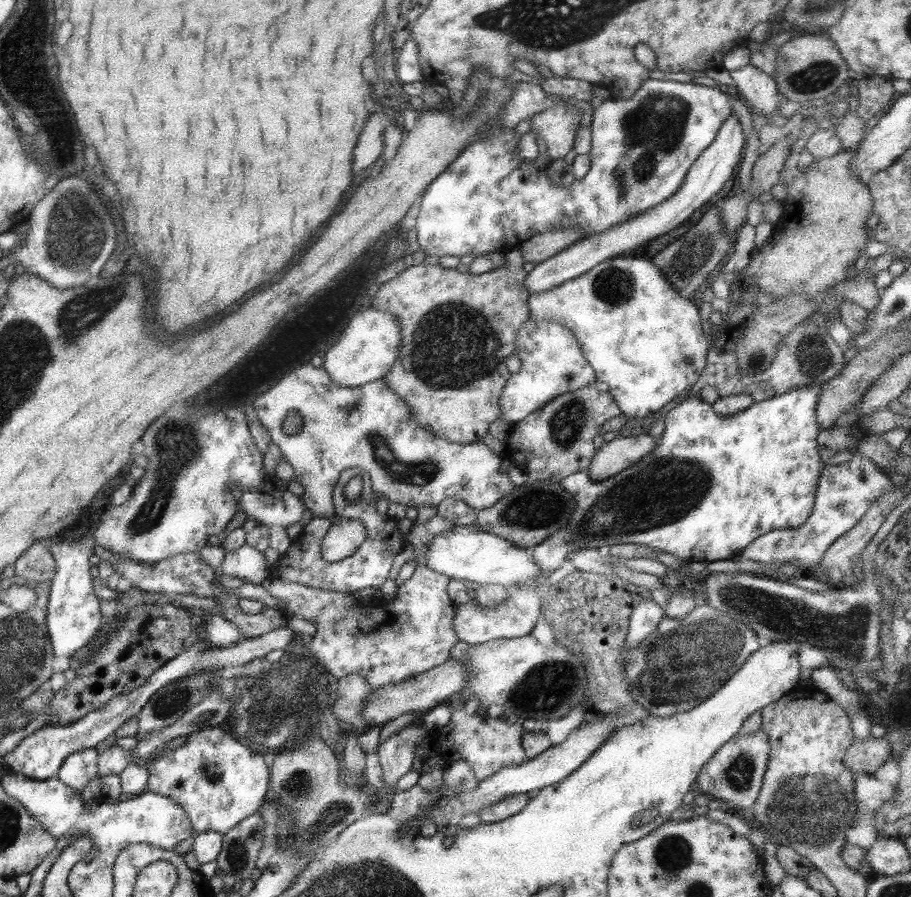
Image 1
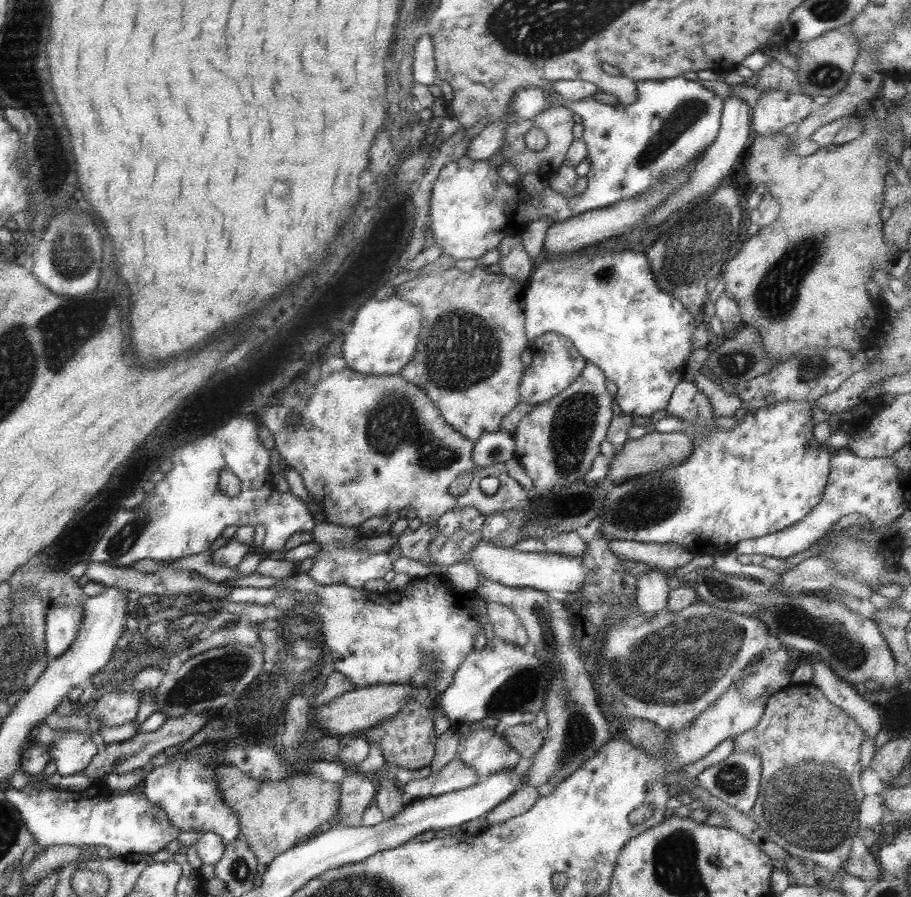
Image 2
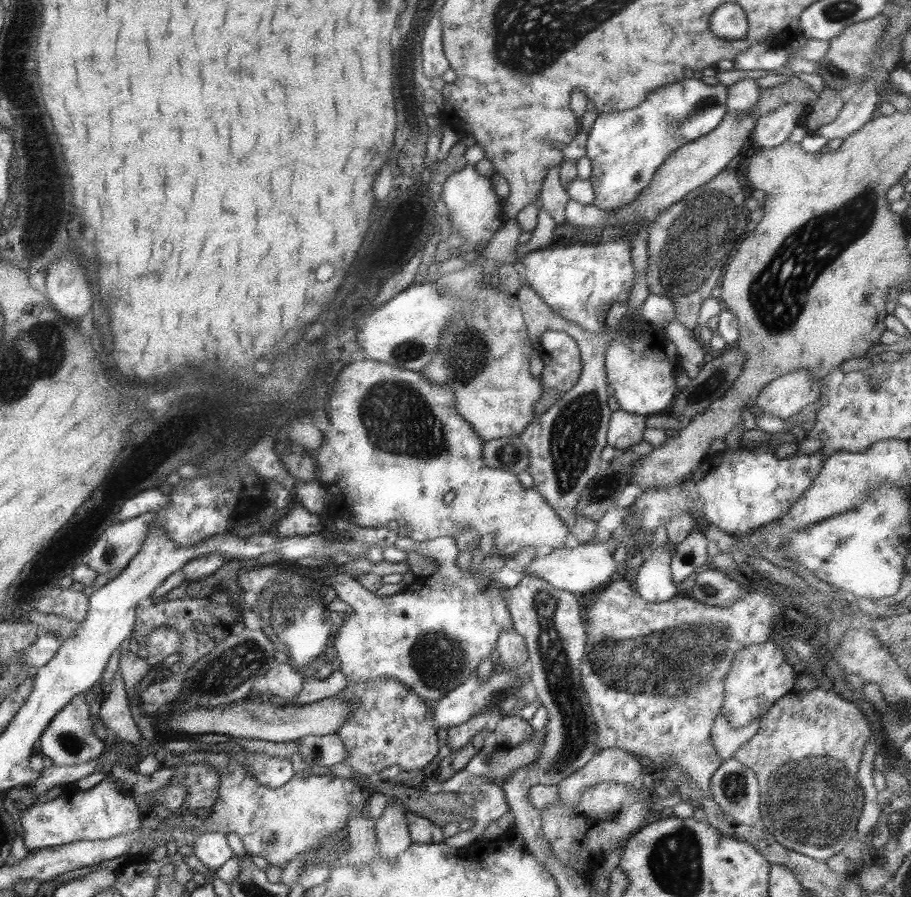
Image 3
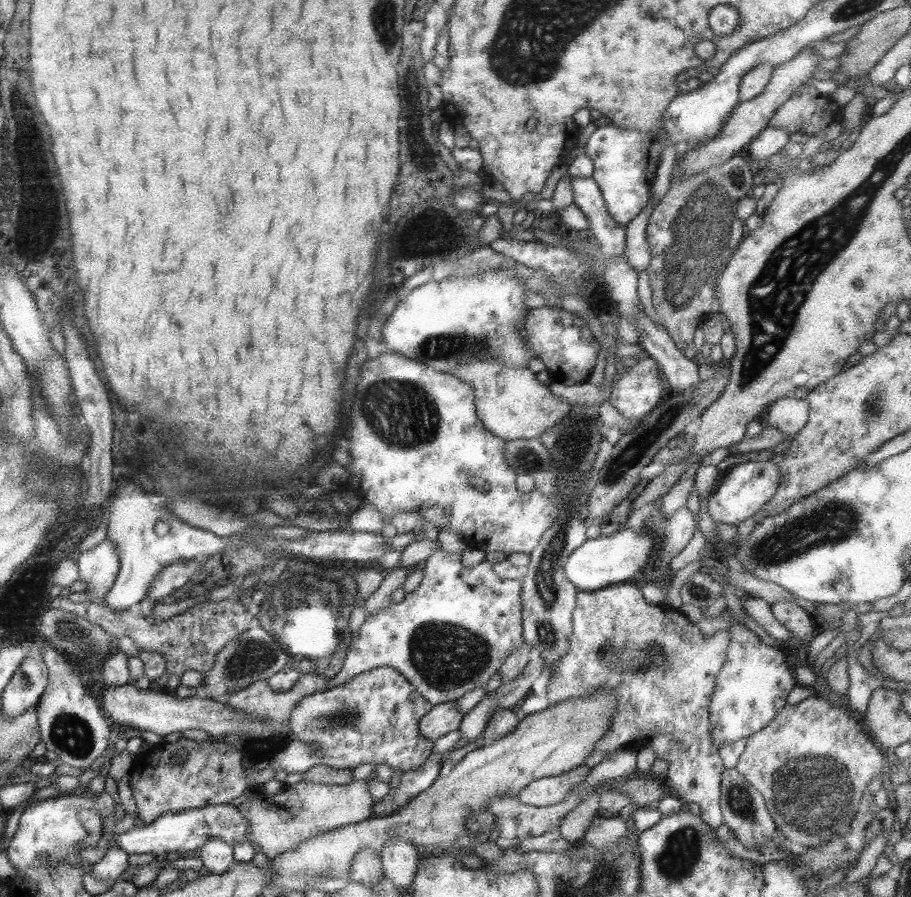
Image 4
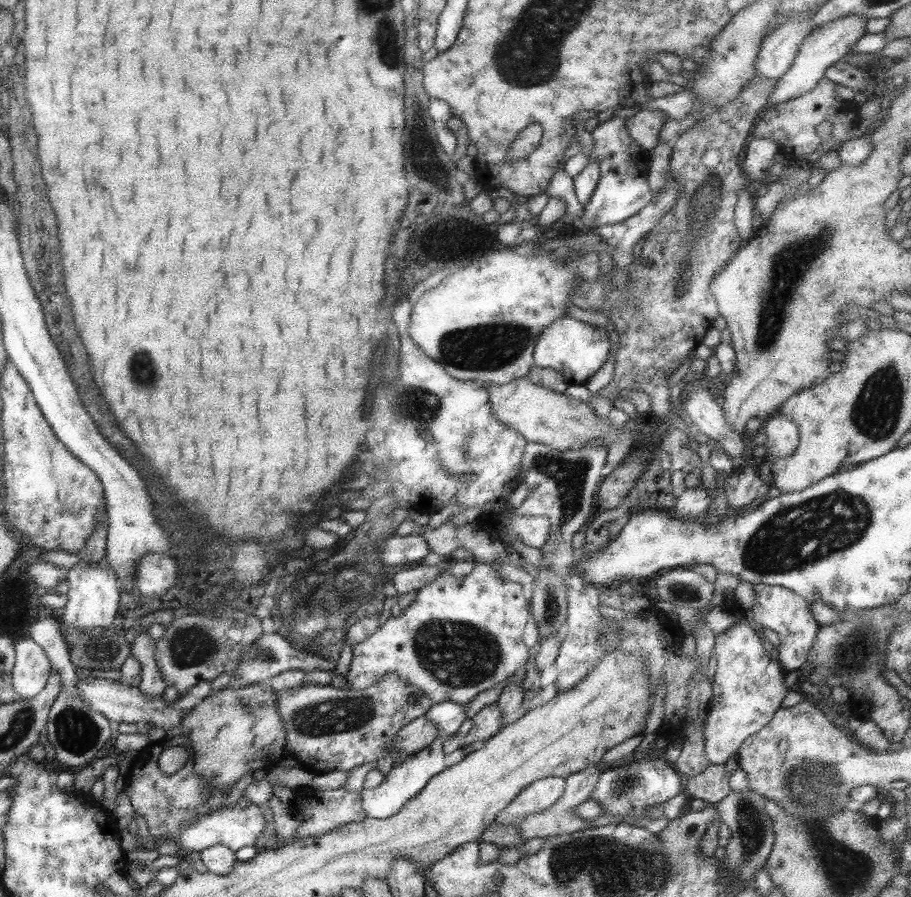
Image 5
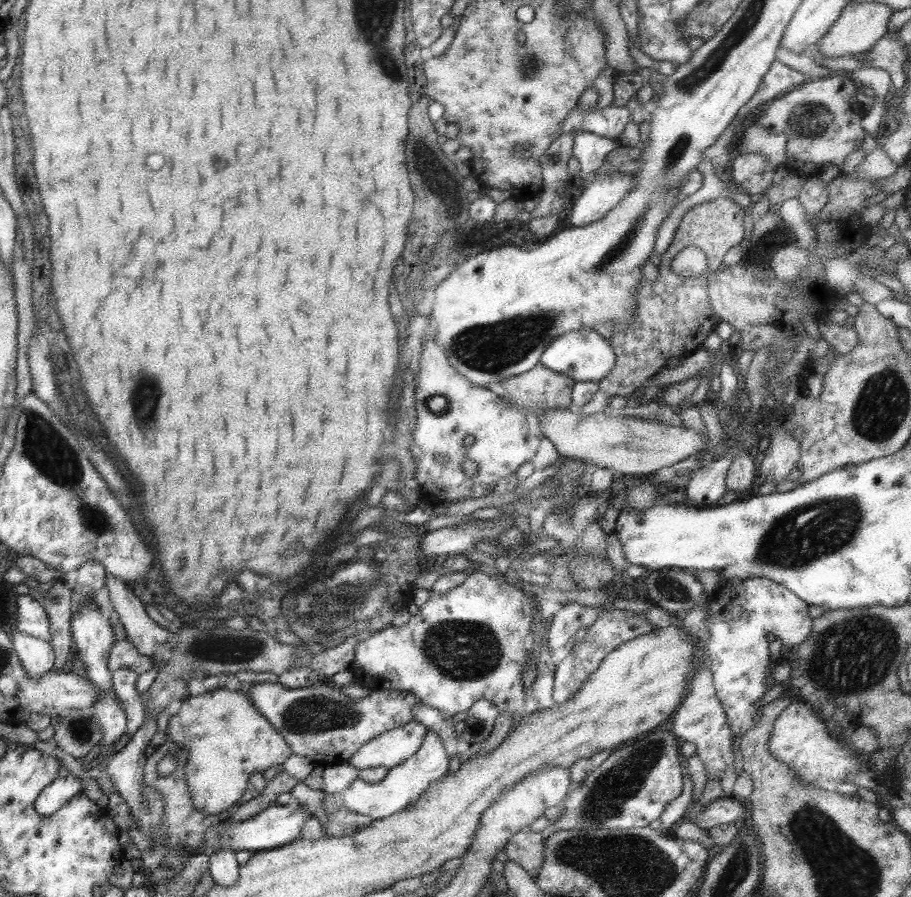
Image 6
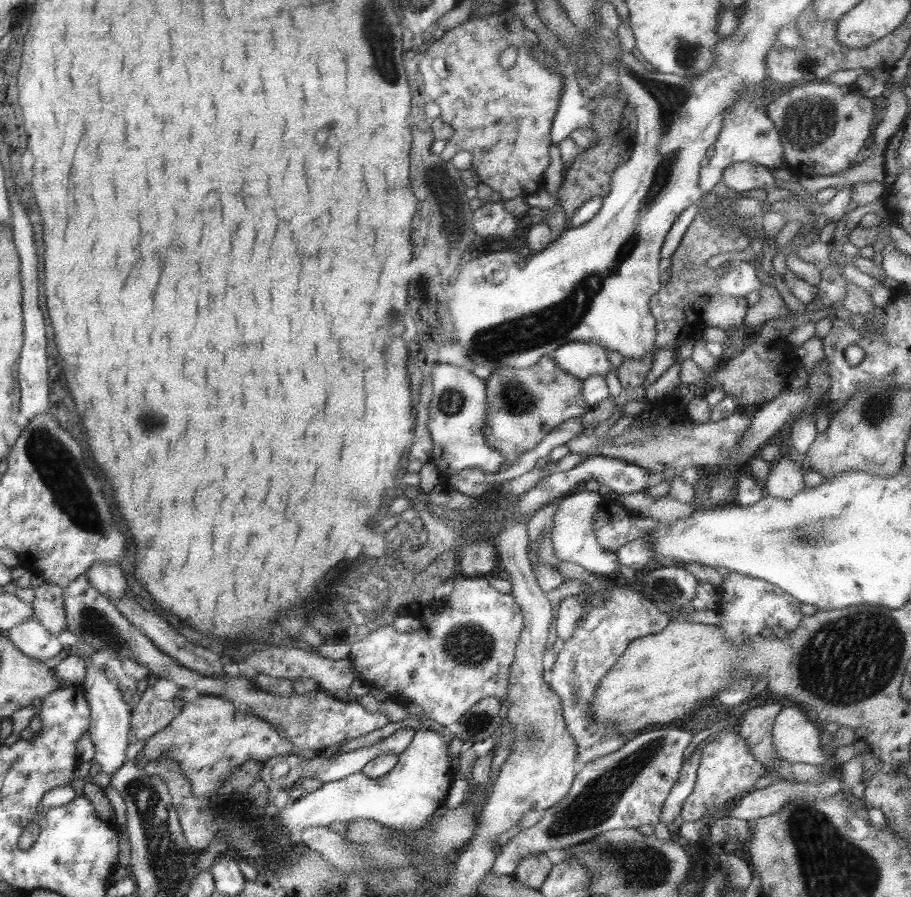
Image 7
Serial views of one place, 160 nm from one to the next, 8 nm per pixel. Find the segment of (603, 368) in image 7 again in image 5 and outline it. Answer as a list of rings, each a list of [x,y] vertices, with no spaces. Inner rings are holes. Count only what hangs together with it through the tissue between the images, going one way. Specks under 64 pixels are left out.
[[[569,315],[550,322],[540,332],[533,349],[533,366],[561,373],[569,385],[581,385],[607,360],[609,339],[604,328],[577,321]]]

